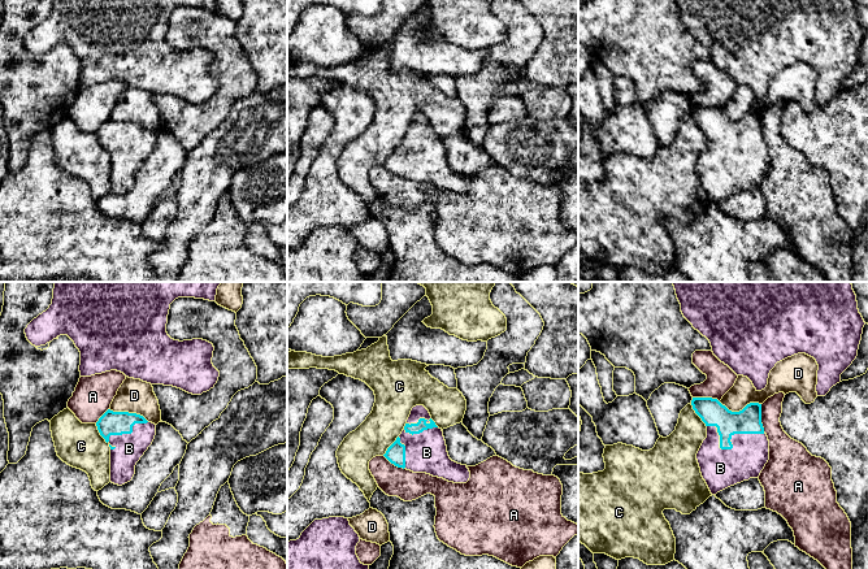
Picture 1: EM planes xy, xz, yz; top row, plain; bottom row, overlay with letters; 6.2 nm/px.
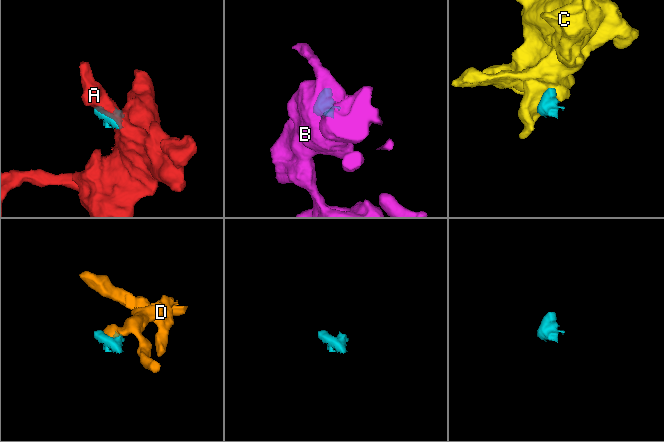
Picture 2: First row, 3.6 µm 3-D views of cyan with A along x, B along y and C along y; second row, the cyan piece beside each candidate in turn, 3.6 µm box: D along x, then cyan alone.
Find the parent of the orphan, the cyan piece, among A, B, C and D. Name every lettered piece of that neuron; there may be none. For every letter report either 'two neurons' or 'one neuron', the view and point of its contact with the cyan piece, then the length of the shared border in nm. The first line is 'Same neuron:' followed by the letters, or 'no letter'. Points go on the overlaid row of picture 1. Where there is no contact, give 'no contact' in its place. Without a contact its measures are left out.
Same neuron: B
A: two neurons; meets cyan in yz at (760, 418); contact 180 nm long
B: one neuron; meets cyan in yz at (732, 446); contact 360 nm long
C: two neurons; meets cyan in xy at (102, 435); contact 190 nm long
D: two neurons; meets cyan in yz at (740, 411); contact 260 nm long

